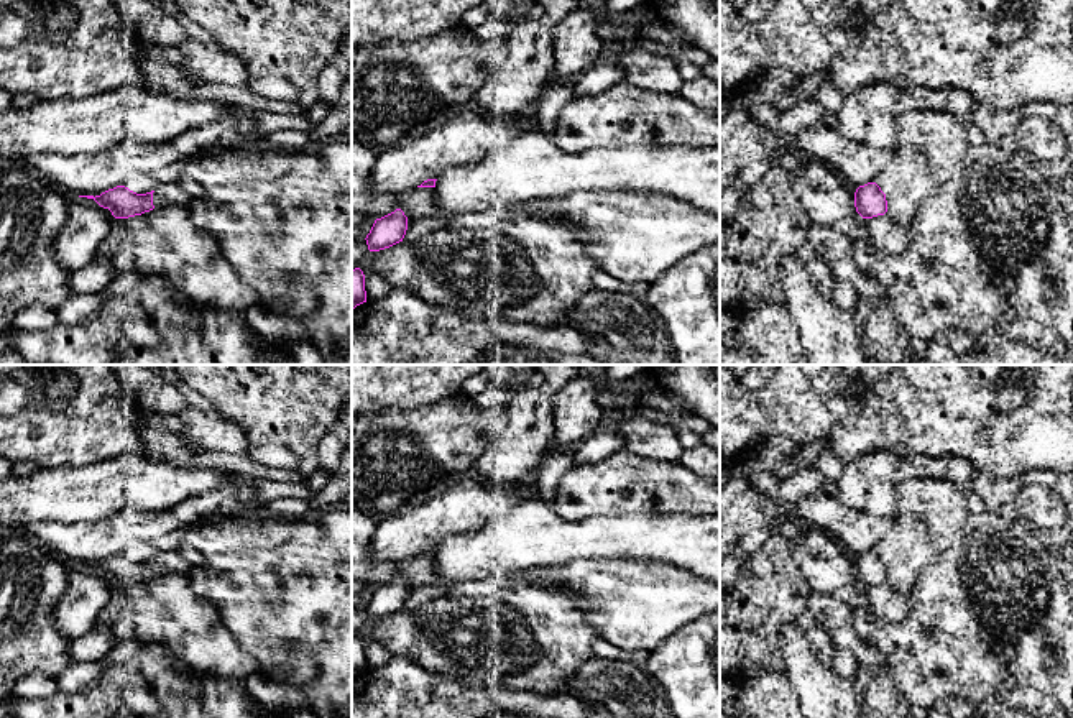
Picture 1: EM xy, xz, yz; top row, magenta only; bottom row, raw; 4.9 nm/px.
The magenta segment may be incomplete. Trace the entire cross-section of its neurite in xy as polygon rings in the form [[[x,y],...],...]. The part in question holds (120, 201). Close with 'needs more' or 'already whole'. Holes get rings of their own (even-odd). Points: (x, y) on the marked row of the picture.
[[[163,182],[154,191],[136,194],[125,186],[117,186],[100,196],[79,196],[94,199],[100,207],[108,209],[115,219],[128,219],[171,202],[191,204],[192,199],[177,182]]]; needs more

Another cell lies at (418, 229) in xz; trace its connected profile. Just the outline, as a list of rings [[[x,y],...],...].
[[[411,219],[411,220],[408,220],[408,230],[406,230],[403,242],[416,245],[426,235],[429,235],[431,232],[434,232],[440,225],[442,225],[440,219]]]

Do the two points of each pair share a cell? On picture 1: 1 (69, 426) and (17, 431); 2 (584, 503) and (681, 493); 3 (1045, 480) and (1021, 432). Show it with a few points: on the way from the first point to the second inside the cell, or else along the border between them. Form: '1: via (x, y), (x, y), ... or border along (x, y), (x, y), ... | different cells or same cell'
1: via (56, 431), (30, 431) | same cell
2: via (608, 487), (656, 487) | same cell
3: border along (1055, 470), (1029, 470), (1003, 478) | different cells

